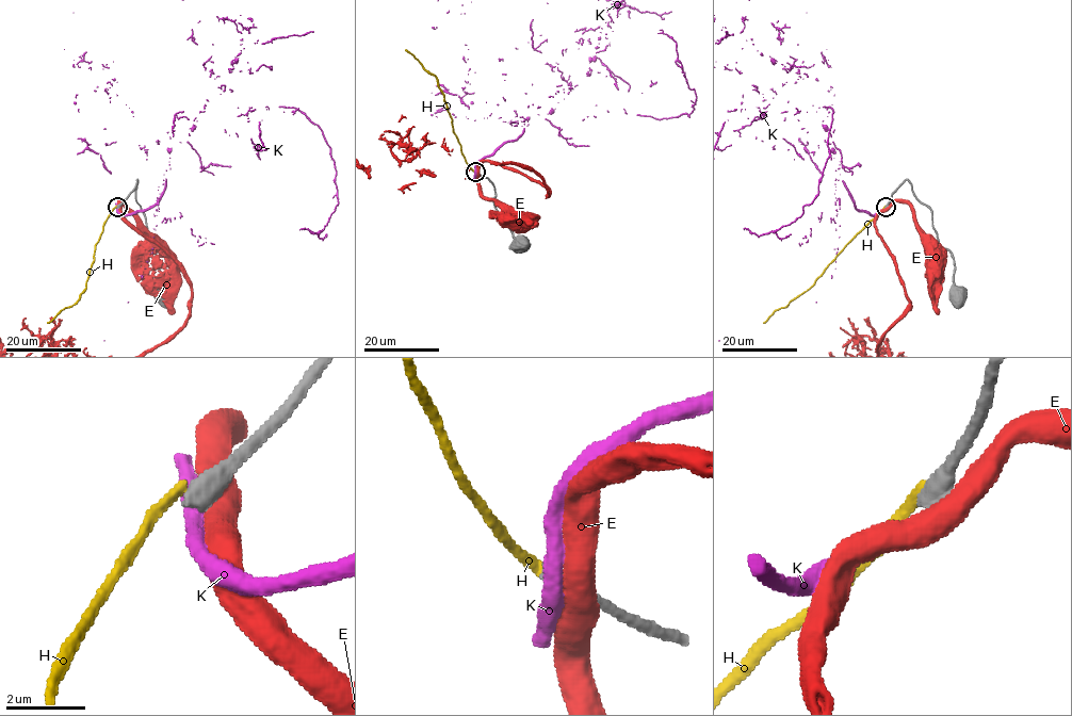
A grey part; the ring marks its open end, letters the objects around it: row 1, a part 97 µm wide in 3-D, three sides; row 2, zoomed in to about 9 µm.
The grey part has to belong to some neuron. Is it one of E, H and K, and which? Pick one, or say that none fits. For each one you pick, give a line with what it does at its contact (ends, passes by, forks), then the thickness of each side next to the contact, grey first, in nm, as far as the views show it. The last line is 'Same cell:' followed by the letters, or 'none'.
Same cell: none

